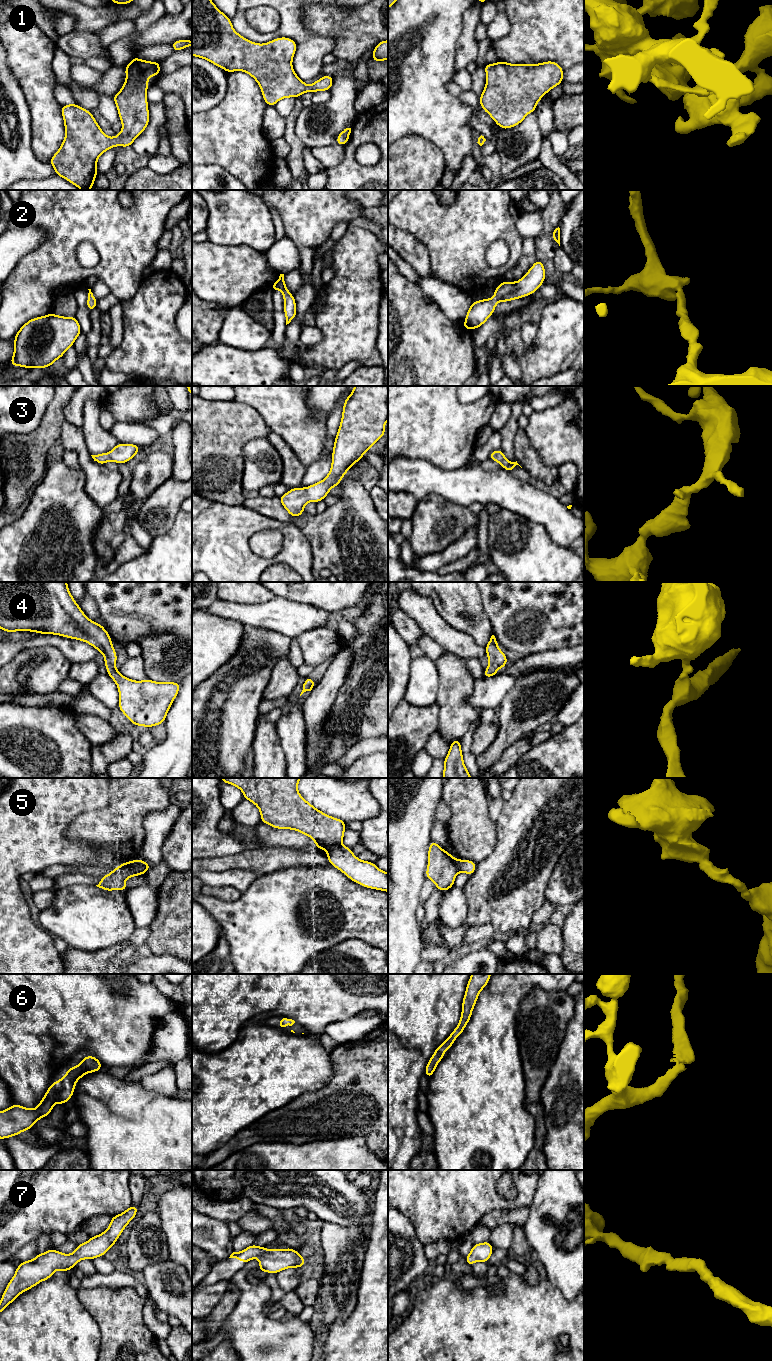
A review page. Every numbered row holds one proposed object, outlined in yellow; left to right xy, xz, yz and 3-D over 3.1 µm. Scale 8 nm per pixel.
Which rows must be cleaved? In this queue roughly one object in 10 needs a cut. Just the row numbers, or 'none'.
5

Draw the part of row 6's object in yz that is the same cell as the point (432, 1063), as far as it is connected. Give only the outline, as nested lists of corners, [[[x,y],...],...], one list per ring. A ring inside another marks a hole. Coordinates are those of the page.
[[[472,974],[468,980],[464,998],[462,1001],[462,1012],[457,1027],[452,1031],[448,1038],[435,1049],[433,1056],[429,1059],[424,1074],[430,1079],[440,1060],[444,1058],[446,1049],[450,1049],[470,1021],[473,1008],[477,1002],[479,993],[484,989],[492,974]]]

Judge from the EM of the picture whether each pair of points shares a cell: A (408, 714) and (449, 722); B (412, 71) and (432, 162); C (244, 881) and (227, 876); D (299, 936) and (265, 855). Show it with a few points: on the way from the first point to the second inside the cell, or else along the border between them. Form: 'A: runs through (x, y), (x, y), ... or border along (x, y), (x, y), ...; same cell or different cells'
A: border along (436, 702), (438, 705), (437, 730); different cells
B: border along (404, 136), (421, 135), (431, 141), (444, 156); different cells
C: runs through (240, 879), (231, 878); same cell
D: border along (295, 866), (265, 873), (257, 877); different cells

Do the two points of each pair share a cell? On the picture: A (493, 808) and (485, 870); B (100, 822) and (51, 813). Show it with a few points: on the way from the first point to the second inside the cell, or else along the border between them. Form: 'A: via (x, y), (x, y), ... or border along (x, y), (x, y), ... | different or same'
A: border along (505, 801), (495, 823) | different
B: border along (97, 810), (79, 814), (65, 834) | different

